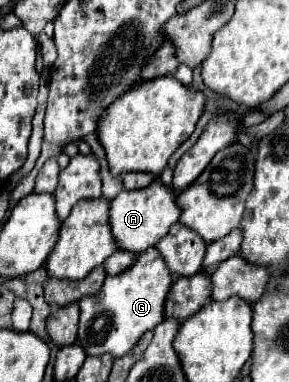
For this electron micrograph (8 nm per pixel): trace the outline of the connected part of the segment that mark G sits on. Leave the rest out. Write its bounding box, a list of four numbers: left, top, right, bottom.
[77,248,173,358]

